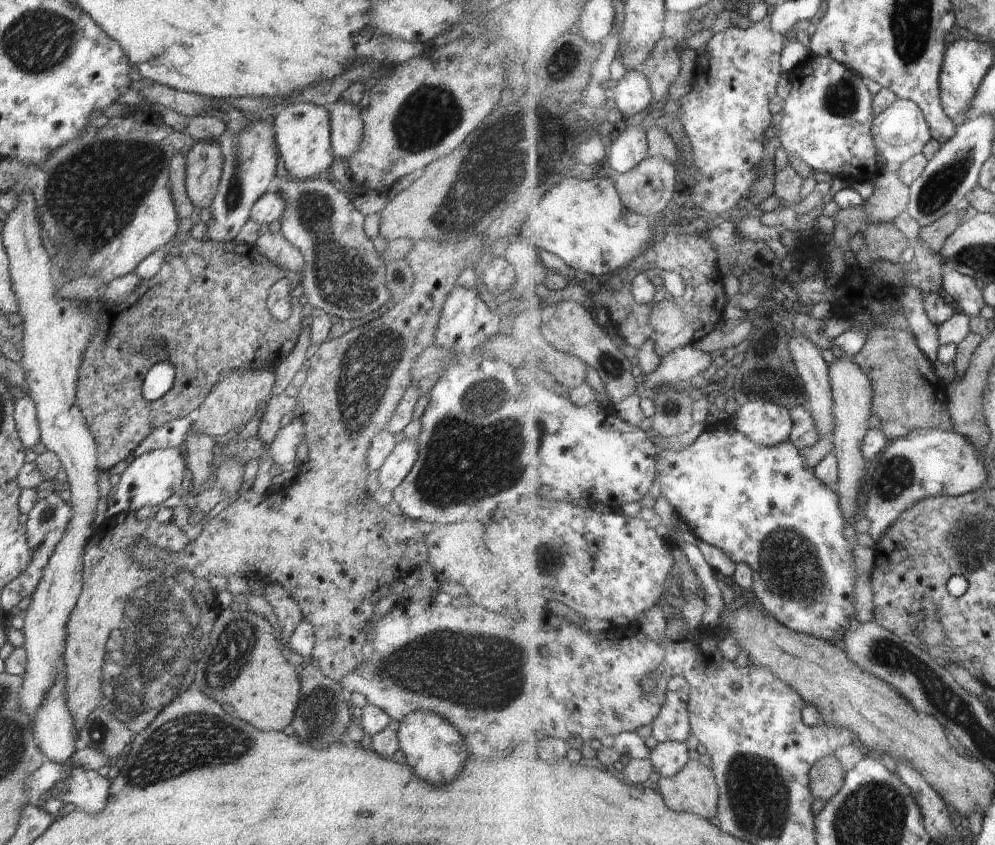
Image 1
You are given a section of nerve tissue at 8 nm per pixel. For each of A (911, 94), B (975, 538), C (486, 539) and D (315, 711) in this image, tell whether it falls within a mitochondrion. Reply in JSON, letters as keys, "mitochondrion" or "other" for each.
{"A":"other","B":"mitochondrion","C":"other","D":"mitochondrion"}

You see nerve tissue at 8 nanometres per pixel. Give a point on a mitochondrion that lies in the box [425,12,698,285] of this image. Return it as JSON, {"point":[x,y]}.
{"point":[496,169]}

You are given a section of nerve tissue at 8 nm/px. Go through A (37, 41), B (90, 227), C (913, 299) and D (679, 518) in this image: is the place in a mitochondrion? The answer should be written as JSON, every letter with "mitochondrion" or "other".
{"A":"mitochondrion","B":"mitochondrion","C":"other","D":"other"}

